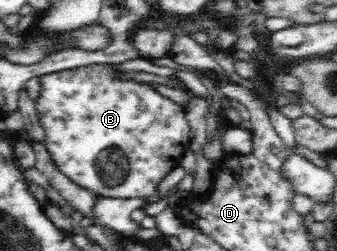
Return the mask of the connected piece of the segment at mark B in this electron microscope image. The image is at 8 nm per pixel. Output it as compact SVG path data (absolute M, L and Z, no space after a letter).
M93 64L39 76L39 83L42 88L39 97L36 99L36 113L38 121L44 129L45 138L43 142L46 144L51 159L55 162L55 166L79 187L95 193L99 198L127 199L146 197L146 199L152 199L152 203L155 205L159 181L178 166L178 160L189 148L189 122L185 118L185 109L177 102L153 91L149 84L119 80L115 78L115 74L109 64Z

